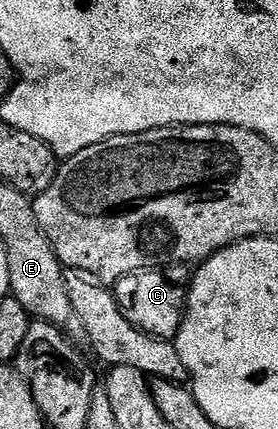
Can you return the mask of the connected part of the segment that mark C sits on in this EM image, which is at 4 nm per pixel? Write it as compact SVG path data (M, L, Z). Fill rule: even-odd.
M183 264L127 274L114 283L115 302L121 308L125 320L129 320L129 324L141 332L154 338L174 340L183 323L183 311L187 309L187 291L192 277L192 271Z

